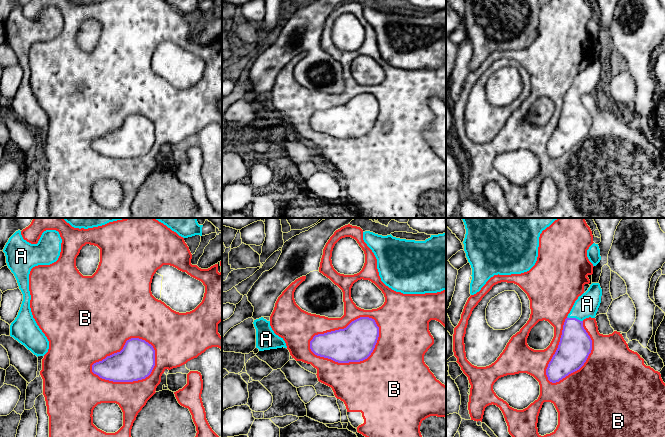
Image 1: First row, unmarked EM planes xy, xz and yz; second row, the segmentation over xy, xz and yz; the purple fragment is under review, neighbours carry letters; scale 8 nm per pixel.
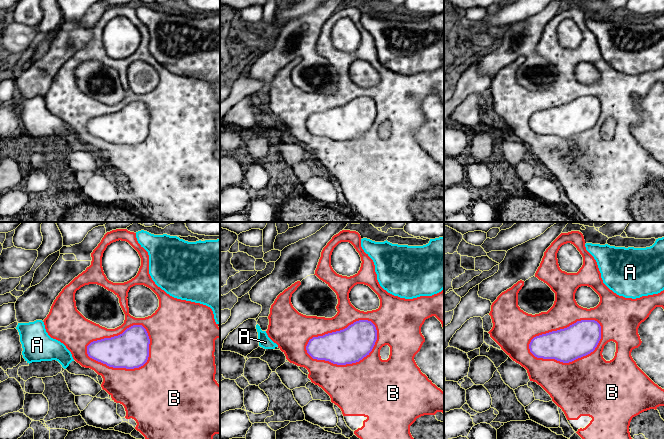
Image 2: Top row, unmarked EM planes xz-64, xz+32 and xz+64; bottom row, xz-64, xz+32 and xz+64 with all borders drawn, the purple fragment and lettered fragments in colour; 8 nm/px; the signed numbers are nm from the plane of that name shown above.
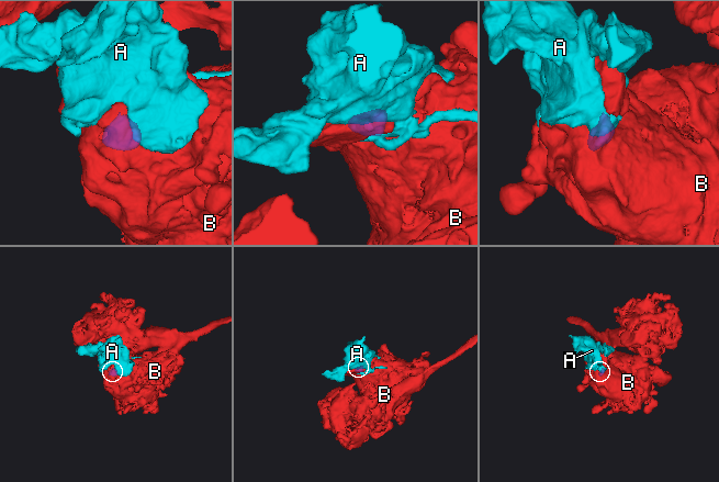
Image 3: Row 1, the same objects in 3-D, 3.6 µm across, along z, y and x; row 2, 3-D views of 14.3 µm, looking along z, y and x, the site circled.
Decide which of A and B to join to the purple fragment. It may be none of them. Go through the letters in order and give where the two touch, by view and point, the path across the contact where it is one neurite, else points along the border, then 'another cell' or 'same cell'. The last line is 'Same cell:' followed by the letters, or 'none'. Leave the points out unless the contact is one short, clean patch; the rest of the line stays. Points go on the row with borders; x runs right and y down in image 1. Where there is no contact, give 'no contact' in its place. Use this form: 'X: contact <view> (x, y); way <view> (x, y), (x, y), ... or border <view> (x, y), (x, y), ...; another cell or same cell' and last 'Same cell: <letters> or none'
A: contact yz (575, 318); way yz (575, 345), (575, 318), (587, 304); same cell
B: contact xz (341, 329); another cell
Same cell: A

